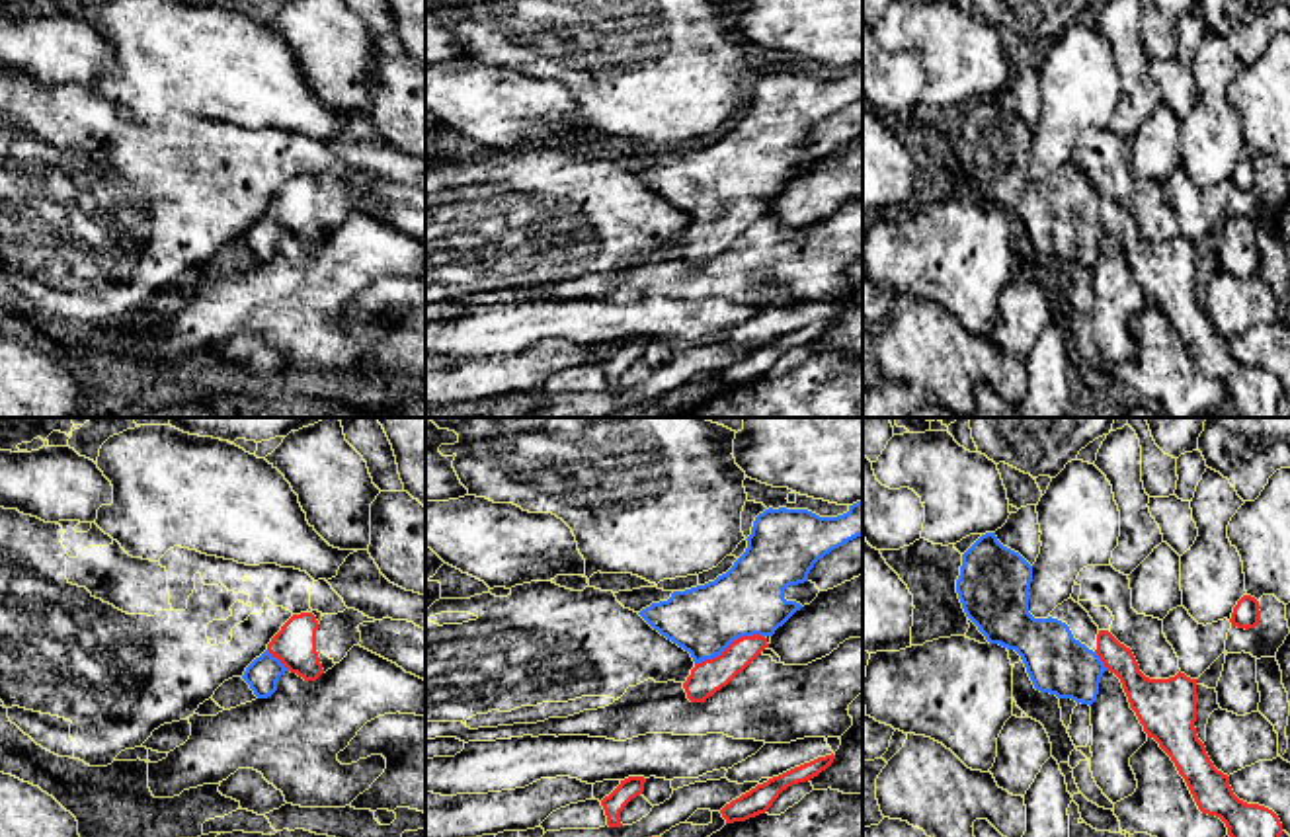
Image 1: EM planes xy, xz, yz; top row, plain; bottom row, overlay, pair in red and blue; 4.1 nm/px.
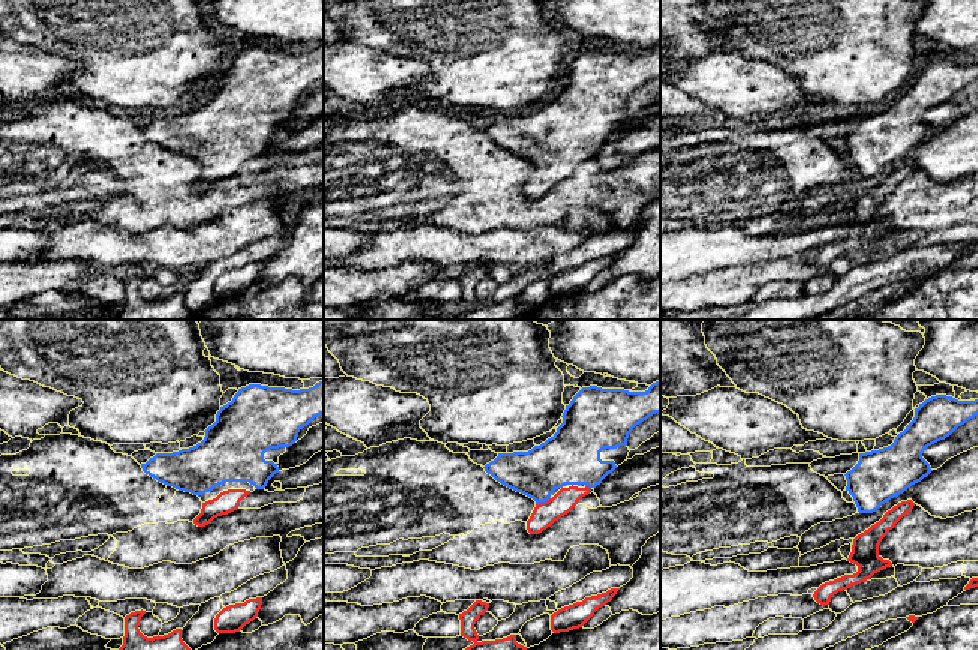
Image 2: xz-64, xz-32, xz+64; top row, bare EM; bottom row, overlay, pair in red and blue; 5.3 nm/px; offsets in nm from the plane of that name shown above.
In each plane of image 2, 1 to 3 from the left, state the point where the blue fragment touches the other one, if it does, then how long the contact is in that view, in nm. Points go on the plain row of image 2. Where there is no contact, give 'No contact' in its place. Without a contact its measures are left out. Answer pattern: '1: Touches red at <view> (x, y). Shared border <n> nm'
1: No contact
2: Touches red at xz-32 (542, 167). Shared border 90 nm
3: No contact

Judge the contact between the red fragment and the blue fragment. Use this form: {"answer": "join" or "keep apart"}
{"answer": "join"}

